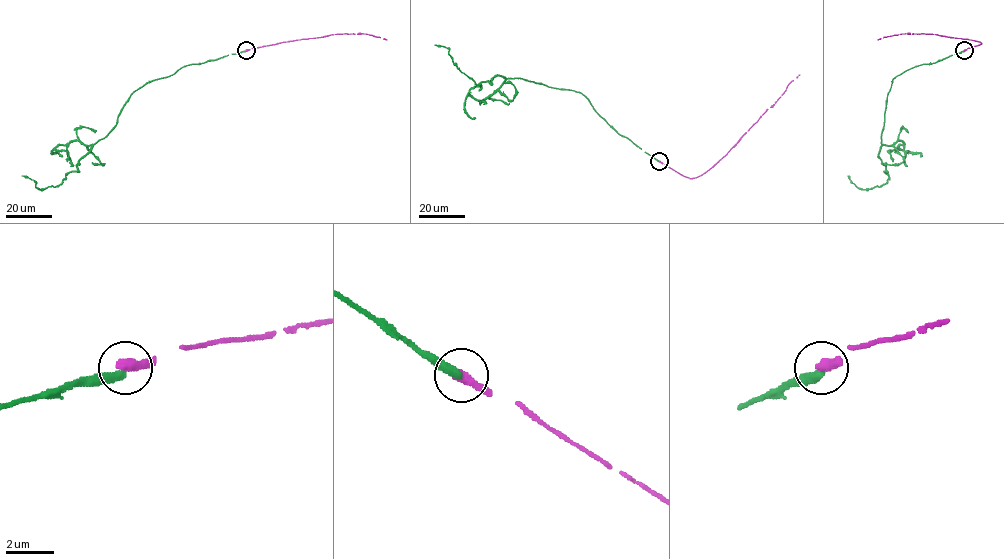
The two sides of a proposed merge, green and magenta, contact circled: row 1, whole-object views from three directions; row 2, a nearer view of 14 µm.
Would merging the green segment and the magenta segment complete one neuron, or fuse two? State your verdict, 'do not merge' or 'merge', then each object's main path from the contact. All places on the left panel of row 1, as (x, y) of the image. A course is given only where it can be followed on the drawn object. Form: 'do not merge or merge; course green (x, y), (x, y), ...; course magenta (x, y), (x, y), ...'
do not merge; course green (246, 50), (183, 66), (136, 90), (117, 124), (62, 183), (38, 189), (33, 180), (21, 175); course magenta (246, 50), (332, 34), (361, 33), (386, 40)

